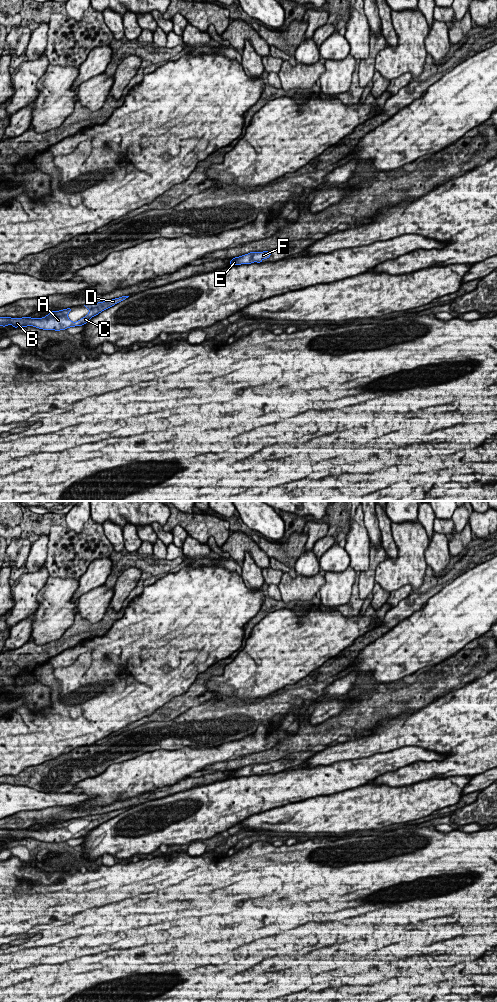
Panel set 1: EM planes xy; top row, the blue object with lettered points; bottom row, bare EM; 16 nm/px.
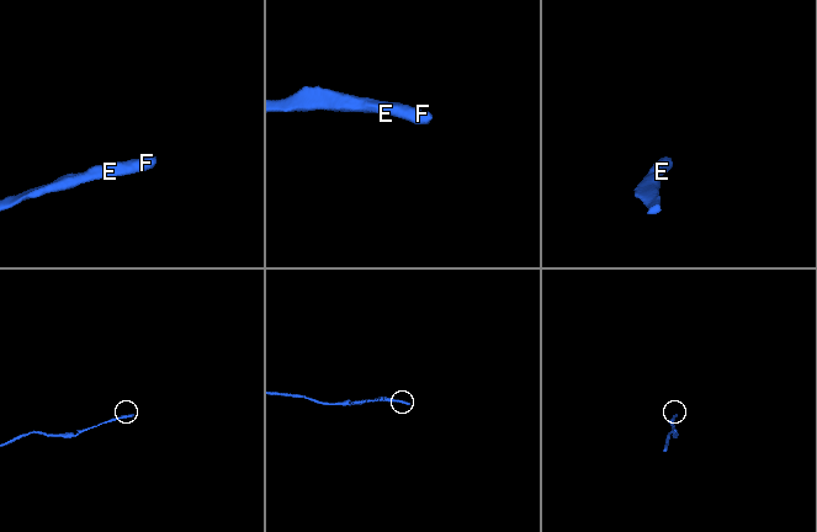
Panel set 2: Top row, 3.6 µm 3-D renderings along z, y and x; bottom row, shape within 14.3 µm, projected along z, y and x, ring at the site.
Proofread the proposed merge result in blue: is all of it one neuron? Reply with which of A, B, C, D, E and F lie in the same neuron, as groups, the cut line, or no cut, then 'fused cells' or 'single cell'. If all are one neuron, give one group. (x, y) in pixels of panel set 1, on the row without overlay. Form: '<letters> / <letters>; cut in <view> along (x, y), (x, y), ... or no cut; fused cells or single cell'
A B C D E F; no cut; single cell

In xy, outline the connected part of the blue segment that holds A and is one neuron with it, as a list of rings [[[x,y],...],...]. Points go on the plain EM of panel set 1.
[[[122,808],[108,813],[98,814],[98,815],[87,815],[83,819],[89,822],[89,825],[76,834],[72,834],[68,830],[68,826],[72,823],[72,820],[67,820],[59,823],[51,823],[48,827],[42,830],[11,830],[11,829],[0,829],[0,838],[6,839],[11,836],[14,840],[21,840],[27,838],[33,838],[43,842],[65,842],[70,839],[83,838],[92,829],[98,827],[102,823],[114,818],[115,816],[125,812],[129,808]]]

